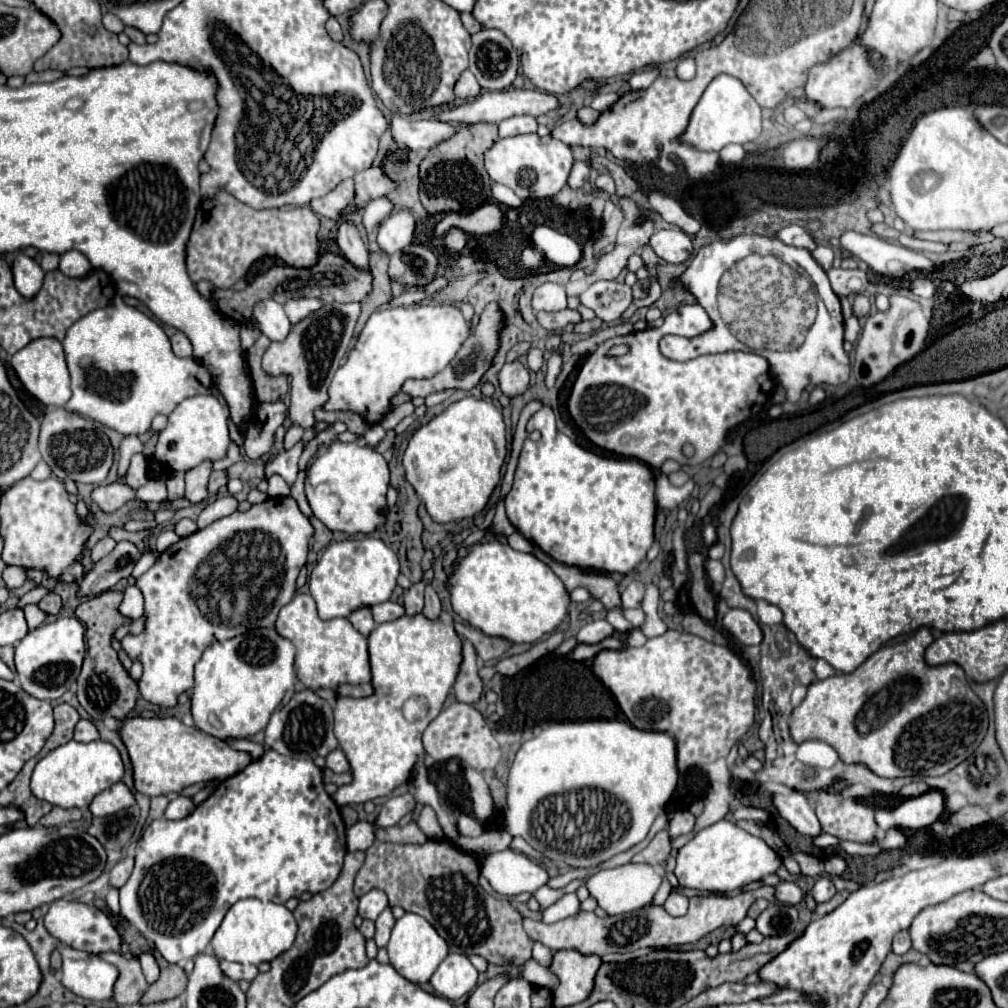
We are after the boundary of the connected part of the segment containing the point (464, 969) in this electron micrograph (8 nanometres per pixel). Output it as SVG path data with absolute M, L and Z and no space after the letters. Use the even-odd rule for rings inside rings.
M450 953L434 971L430 985L438 995L454 1001L472 993L472 989L476 987L476 979L478 971L468 961L468 957L460 953Z

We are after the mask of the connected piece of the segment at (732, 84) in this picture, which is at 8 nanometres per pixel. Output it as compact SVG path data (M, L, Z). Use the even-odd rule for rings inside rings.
M718 75L706 87L698 105L694 107L686 131L680 135L680 143L698 151L722 151L730 143L750 143L762 133L762 109L754 97L744 89L736 77Z

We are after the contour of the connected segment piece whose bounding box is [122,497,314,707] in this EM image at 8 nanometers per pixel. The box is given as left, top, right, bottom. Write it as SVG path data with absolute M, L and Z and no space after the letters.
M274 497L252 505L244 513L234 511L232 515L216 519L206 529L200 529L166 549L158 561L136 579L136 585L144 593L146 627L138 637L126 635L122 639L122 649L130 657L138 657L144 665L140 695L152 705L176 707L178 695L188 691L194 683L194 663L206 645L216 639L232 639L248 629L274 627L278 611L296 593L296 577L306 565L308 541L312 535L314 527L300 511L294 497Z

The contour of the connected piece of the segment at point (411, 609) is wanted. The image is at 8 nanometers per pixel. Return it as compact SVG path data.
M432 569L424 571L422 579L420 579L418 583L414 583L414 585L406 591L406 595L404 595L404 607L406 607L406 613L408 613L408 615L418 615L418 613L422 613L424 587L432 581L432 575L434 575Z

